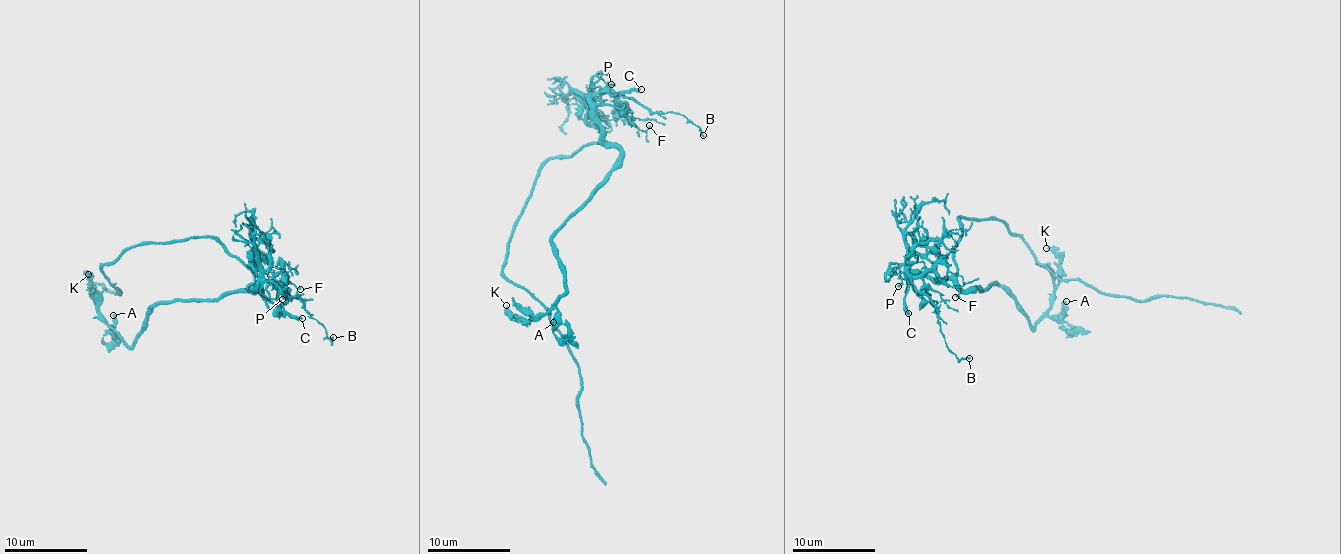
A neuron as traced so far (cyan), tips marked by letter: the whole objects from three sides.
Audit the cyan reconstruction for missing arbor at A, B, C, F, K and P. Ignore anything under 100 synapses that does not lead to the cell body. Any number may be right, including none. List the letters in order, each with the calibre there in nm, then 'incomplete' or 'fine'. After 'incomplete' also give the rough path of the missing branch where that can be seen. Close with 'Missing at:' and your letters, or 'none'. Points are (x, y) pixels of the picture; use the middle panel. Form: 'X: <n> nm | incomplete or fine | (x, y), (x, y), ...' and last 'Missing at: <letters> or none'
A: 240 nm | fine
B: 140 nm | fine
C: 260 nm | fine
F: 100 nm | fine
K: 280 nm | fine
P: 180 nm | fine
Missing at: none

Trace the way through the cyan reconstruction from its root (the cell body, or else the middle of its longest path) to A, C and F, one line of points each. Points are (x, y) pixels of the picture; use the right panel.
A: (962, 217), (953, 260), (962, 289), (995, 281), (1034, 327), (1061, 313), (1066, 301)
C: (962, 217), (958, 219), (963, 228), (954, 250), (954, 274), (933, 281), (906, 268), (904, 299), (908, 313)
F: (962, 217), (954, 274), (933, 281), (907, 267), (913, 275), (933, 273), (959, 291), (955, 297)

